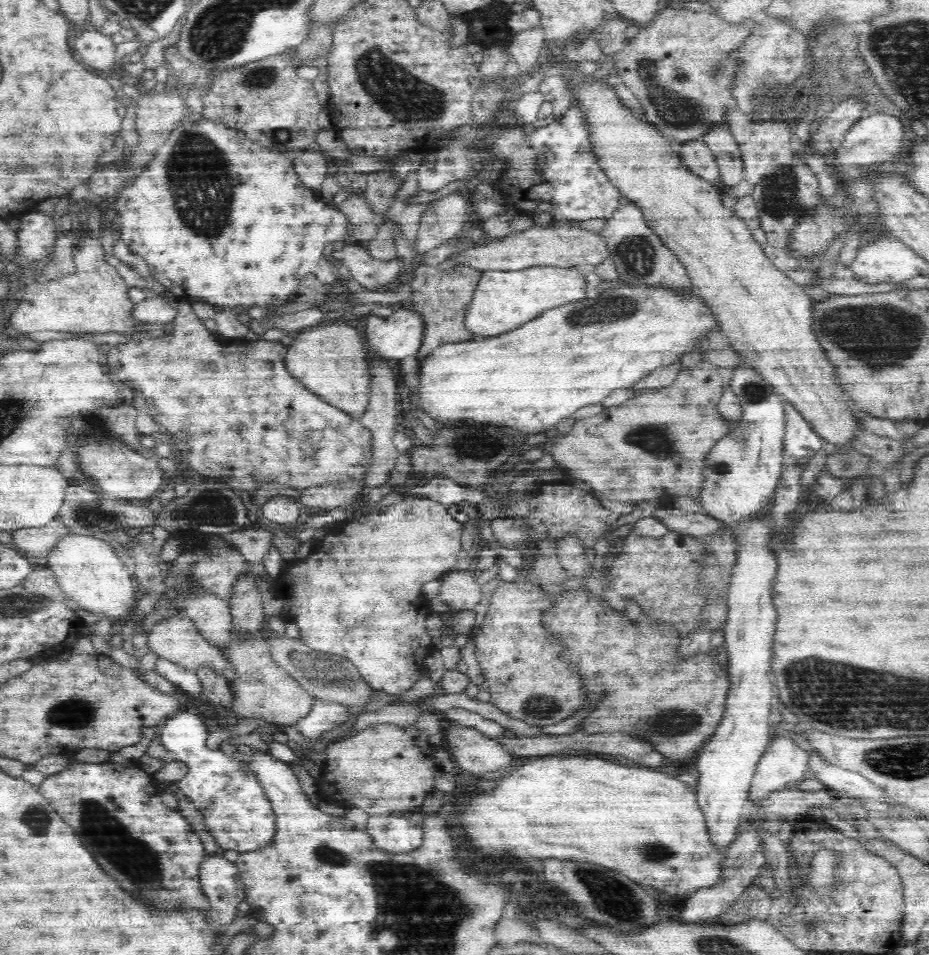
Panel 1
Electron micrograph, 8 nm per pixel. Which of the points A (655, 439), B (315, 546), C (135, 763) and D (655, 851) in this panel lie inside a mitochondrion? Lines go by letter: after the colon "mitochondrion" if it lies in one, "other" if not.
A: mitochondrion
B: other
C: other
D: mitochondrion

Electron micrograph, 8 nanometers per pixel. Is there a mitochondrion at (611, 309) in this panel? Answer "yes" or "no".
yes

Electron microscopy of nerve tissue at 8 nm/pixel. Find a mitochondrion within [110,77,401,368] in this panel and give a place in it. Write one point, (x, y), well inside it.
(190, 164)

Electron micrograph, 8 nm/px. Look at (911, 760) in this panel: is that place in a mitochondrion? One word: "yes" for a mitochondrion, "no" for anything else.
yes

